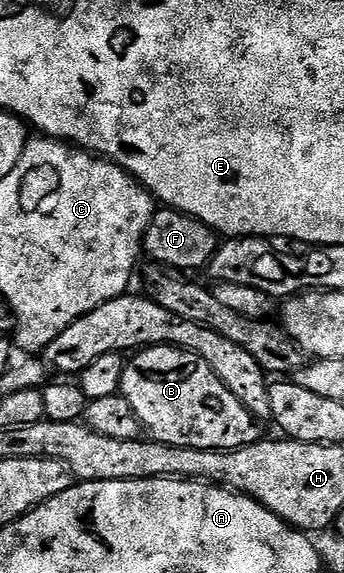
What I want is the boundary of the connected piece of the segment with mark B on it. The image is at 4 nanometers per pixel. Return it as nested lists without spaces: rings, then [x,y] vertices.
[[[151,344],[140,349],[128,361],[123,373],[123,398],[129,400],[135,415],[139,417],[146,433],[156,442],[170,446],[188,446],[198,450],[238,450],[240,446],[252,446],[260,441],[257,420],[243,406],[229,388],[209,368],[204,358],[198,358],[174,344]]]

